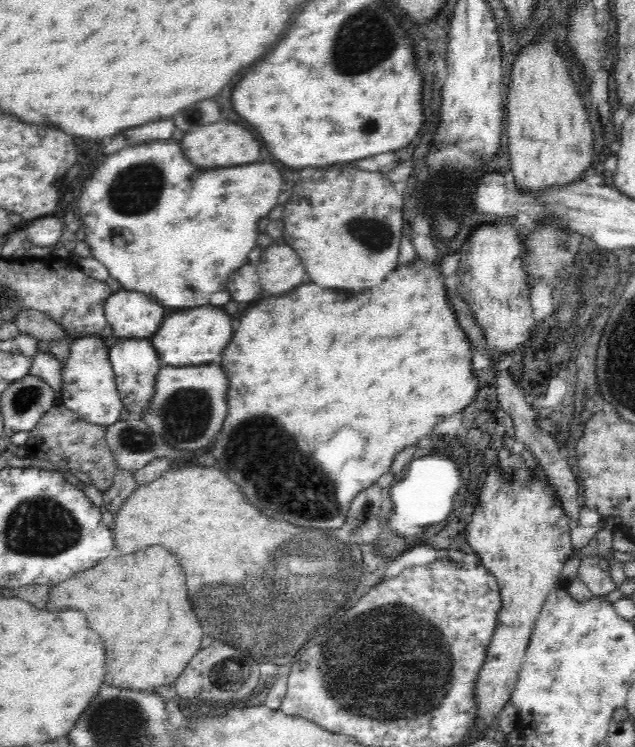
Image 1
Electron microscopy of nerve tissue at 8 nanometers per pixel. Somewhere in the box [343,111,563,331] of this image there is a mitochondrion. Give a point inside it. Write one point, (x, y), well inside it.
(450, 177)

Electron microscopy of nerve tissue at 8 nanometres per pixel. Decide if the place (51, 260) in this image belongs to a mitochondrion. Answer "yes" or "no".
no

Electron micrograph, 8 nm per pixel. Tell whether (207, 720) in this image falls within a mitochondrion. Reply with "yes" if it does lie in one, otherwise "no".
no

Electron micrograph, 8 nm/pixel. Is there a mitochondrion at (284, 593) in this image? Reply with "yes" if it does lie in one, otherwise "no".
yes

